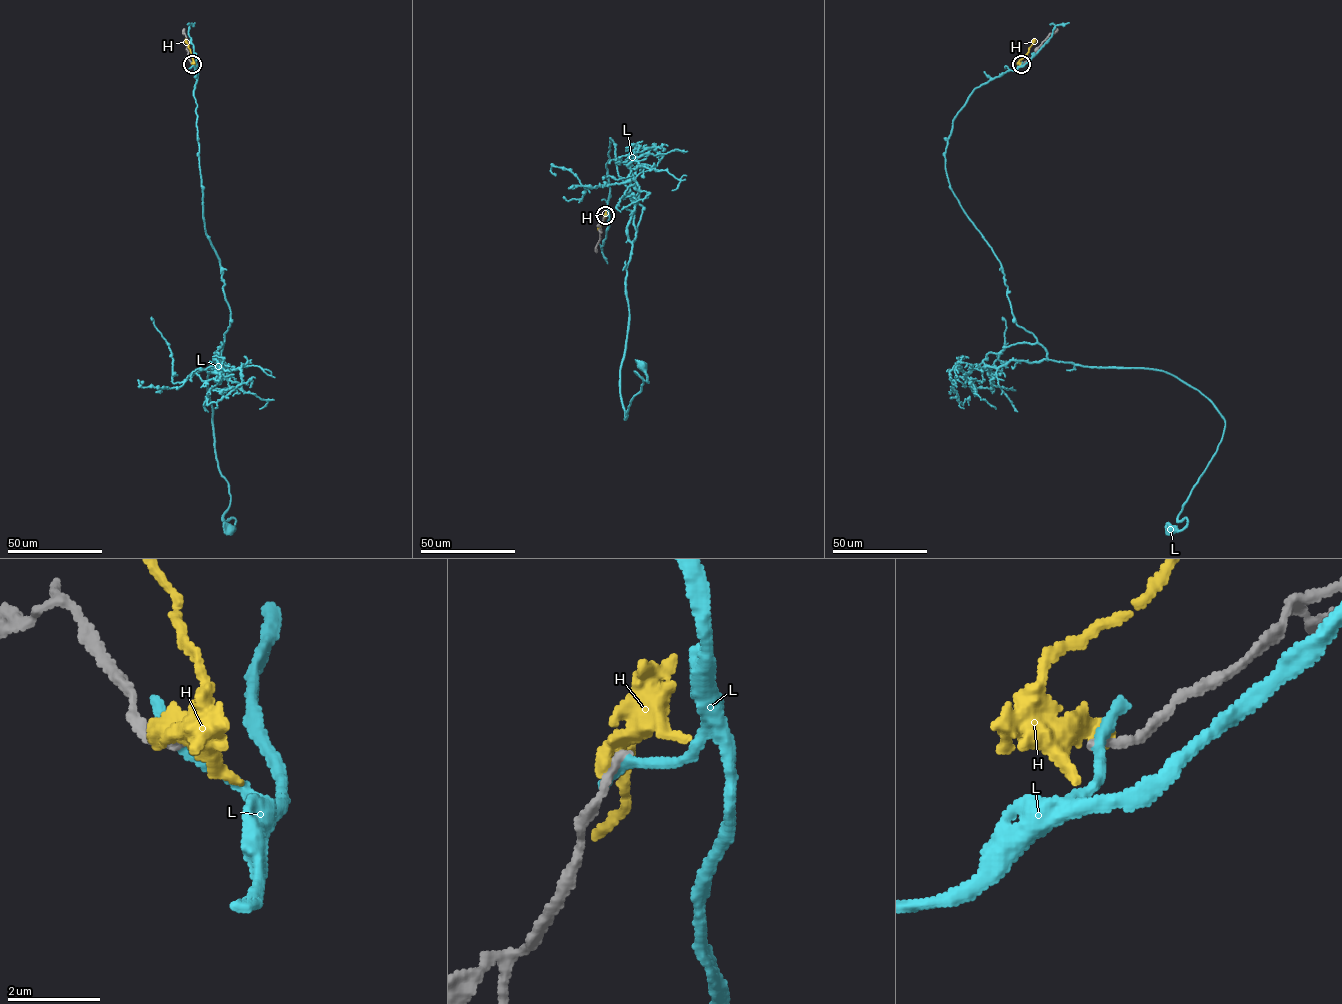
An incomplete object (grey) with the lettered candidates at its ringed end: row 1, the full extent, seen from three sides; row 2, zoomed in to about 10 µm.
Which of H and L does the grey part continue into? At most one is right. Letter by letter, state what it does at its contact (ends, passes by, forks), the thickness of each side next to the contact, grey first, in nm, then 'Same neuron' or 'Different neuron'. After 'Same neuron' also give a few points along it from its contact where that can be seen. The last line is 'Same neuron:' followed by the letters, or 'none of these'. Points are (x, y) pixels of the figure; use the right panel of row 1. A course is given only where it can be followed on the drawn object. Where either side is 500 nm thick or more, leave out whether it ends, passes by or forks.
H: It ends there. Thickness 240 nm (grey) against 380 nm. Different neuron
L: It ends there. Thickness 200 nm (grey) against 320 nm. Different neuron
Same neuron: none of these

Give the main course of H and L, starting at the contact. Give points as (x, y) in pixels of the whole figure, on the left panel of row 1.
H: (192, 63), (185, 39)
L: (192, 63), (203, 218), (230, 309), (207, 376), (214, 451), (230, 495), (223, 519), (235, 520), (228, 530)

